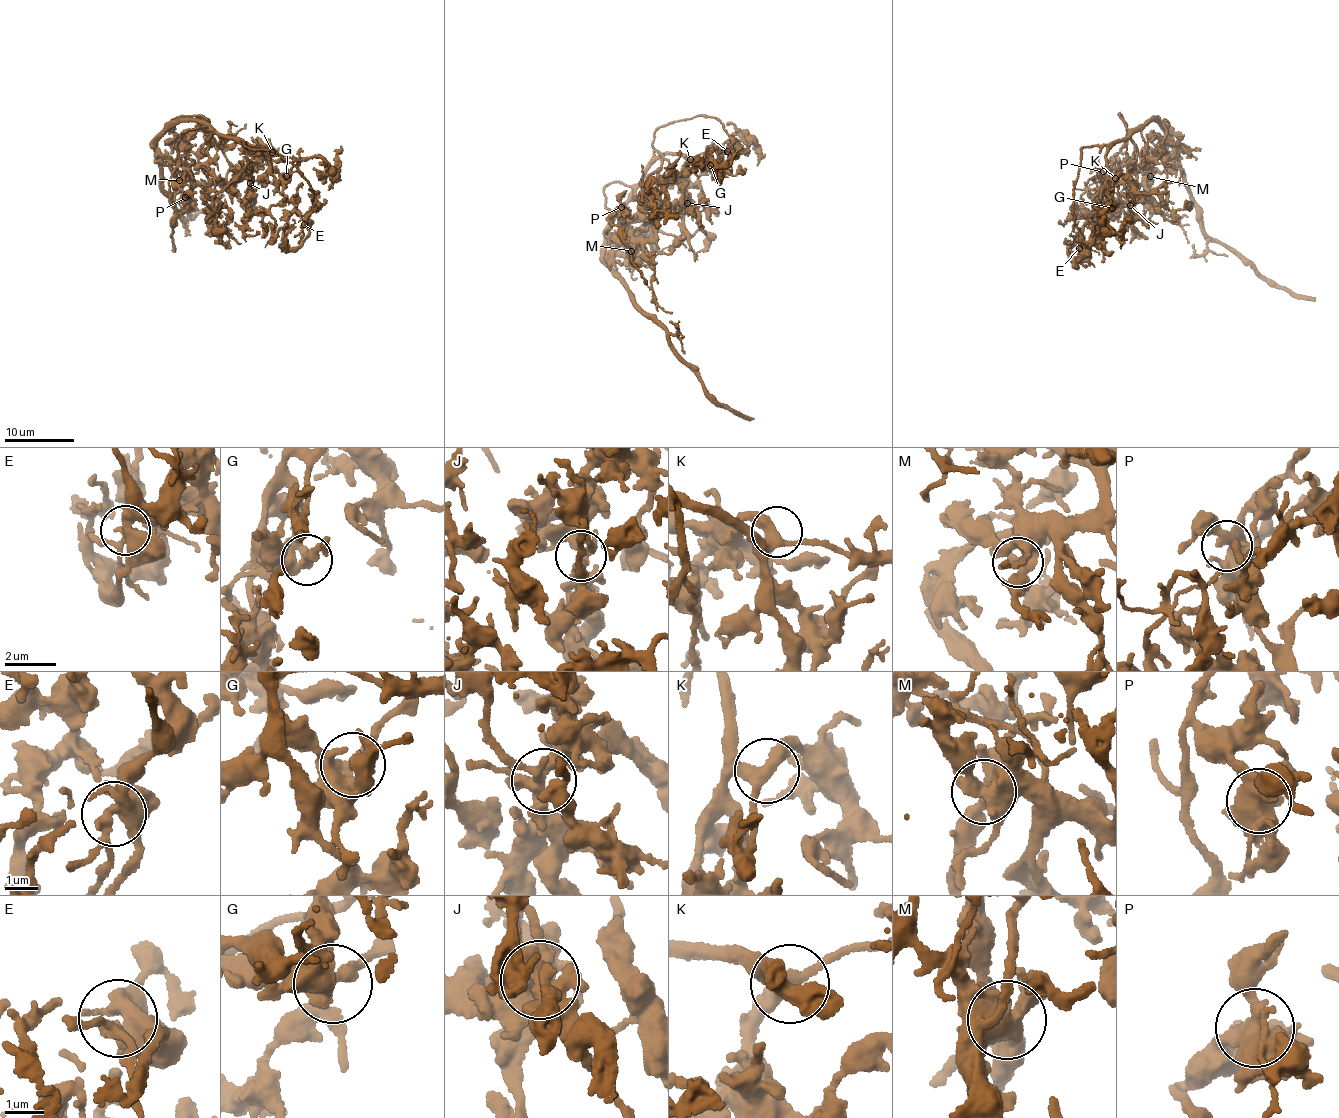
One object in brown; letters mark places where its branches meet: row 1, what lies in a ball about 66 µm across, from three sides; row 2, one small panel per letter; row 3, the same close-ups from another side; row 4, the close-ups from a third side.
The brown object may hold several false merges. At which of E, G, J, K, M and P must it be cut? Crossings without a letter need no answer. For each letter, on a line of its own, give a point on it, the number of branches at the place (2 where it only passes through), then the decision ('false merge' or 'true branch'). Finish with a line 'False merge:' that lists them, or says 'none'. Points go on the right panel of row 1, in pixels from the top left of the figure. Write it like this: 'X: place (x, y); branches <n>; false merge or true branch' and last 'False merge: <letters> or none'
E: place (1079, 248); branches 6; true branch
G: place (1112, 208); branches 5; true branch
J: place (1130, 205); branches 6; true branch
K: place (1115, 178); branches 3; true branch
M: place (1150, 176); branches 4; true branch
P: place (1103, 171); branches 5; true branch
False merge: none

